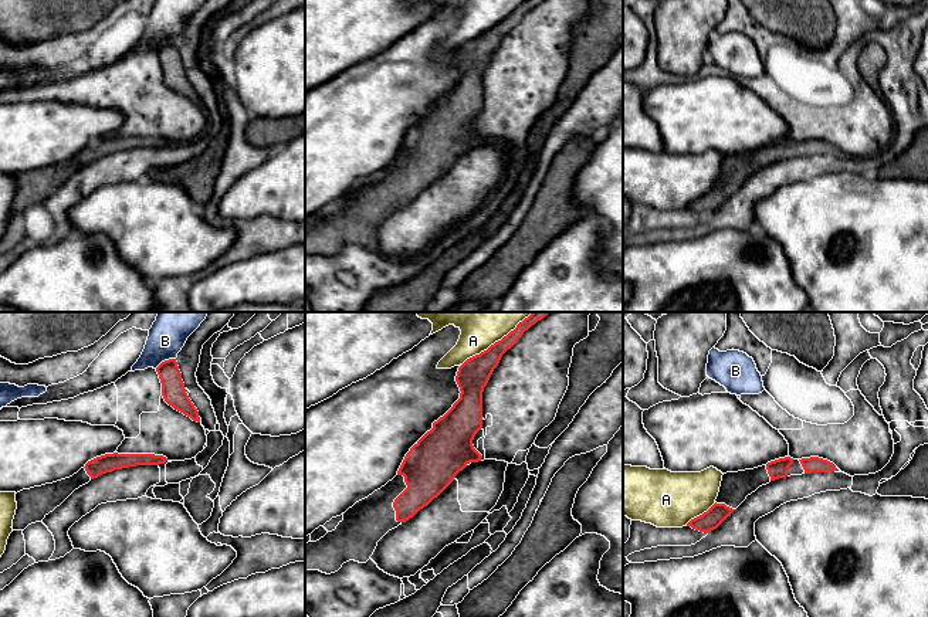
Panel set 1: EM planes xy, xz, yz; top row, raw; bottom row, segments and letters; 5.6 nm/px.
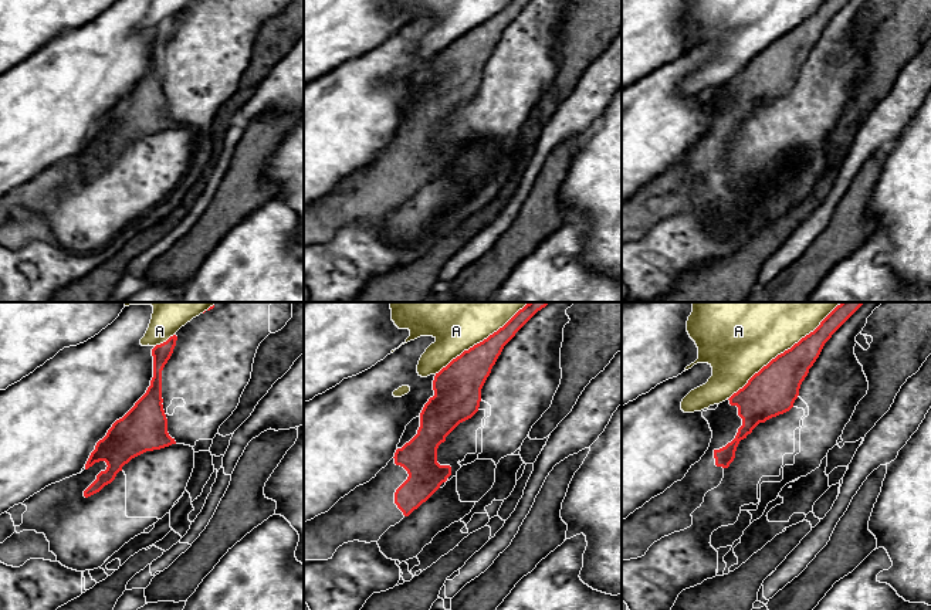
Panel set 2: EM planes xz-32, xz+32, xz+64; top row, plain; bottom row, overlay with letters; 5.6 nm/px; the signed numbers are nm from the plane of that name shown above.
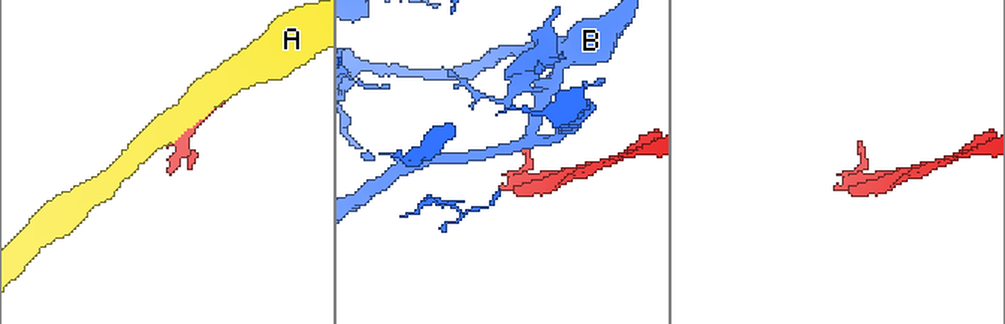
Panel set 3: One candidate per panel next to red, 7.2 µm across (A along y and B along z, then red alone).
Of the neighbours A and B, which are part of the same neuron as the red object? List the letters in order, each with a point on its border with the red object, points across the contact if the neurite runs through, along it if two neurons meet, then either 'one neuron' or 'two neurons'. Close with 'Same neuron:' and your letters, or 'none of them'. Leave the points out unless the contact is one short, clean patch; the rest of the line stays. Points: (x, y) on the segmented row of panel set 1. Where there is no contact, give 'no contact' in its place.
A: meets red in xz at (498, 341); two neurons
B: meets red in xy at (165, 360); border along xy (175, 358), (165, 359), (155, 368); two neurons
Same neuron: none of them

